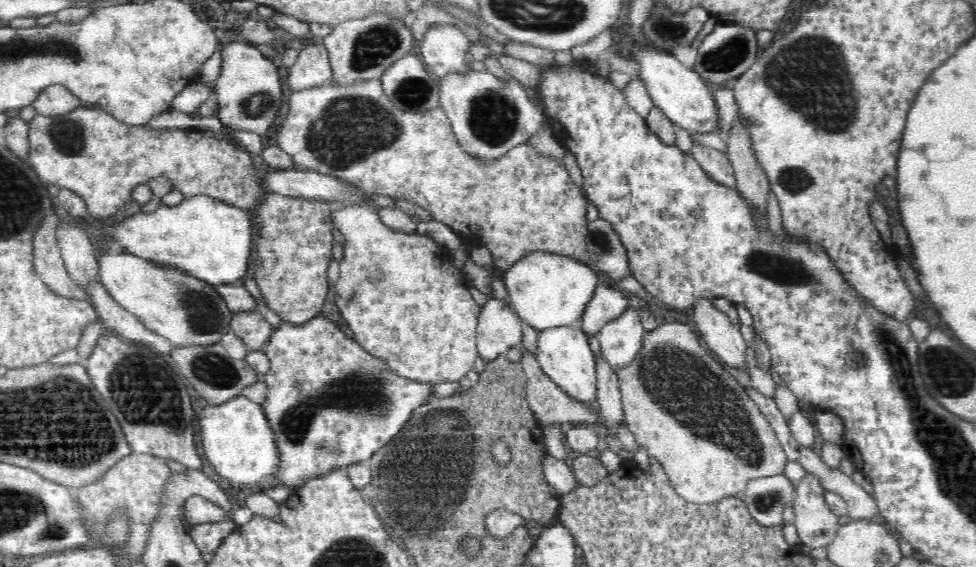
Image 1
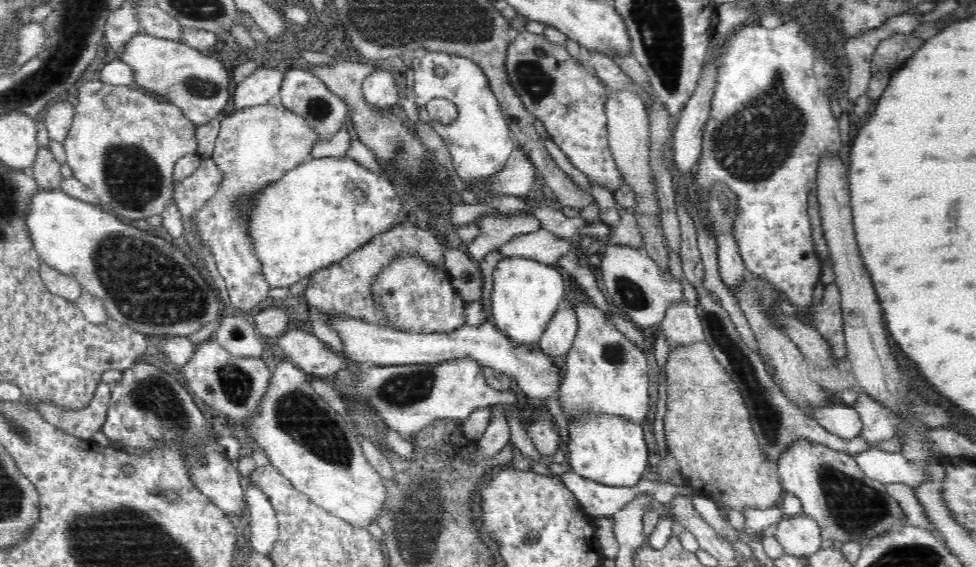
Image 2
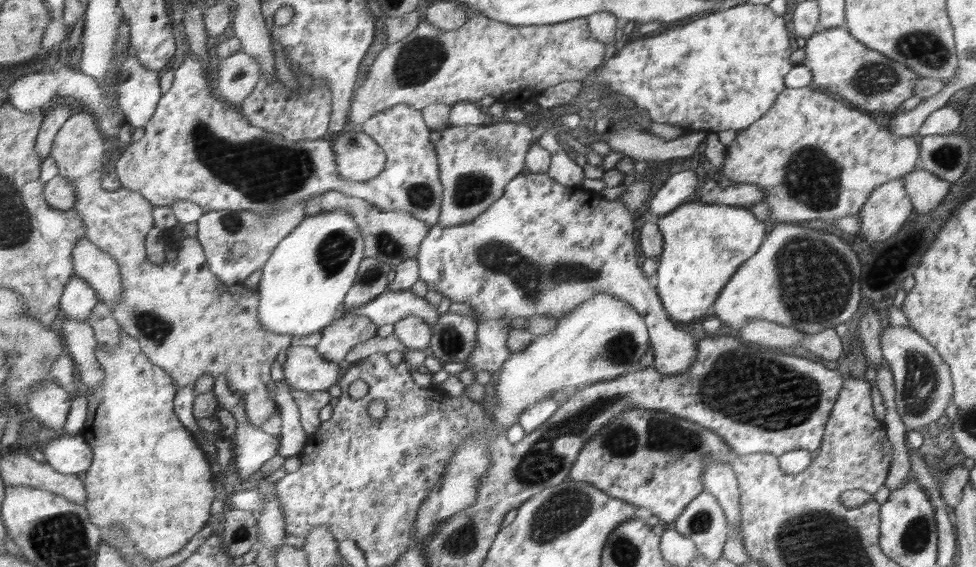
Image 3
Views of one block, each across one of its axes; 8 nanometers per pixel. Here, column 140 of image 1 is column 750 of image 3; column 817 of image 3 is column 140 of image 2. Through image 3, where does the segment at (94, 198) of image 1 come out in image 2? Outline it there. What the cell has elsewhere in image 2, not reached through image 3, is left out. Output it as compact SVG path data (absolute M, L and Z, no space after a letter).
M101 79L82 83L70 130L63 142L66 162L73 177L87 186L107 213L130 220L161 214L174 194L173 168L182 157L198 153L197 125L186 118L181 107L168 101L158 102L129 85L113 85Z

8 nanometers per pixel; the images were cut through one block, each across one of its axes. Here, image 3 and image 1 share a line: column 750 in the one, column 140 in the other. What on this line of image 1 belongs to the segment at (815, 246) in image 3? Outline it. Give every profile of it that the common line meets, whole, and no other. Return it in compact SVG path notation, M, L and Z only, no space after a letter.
M102 254L97 261L99 280L112 299L134 314L151 333L174 342L174 347L214 345L231 332L233 312L214 290L215 285L177 270L159 268L142 257L114 258L114 254Z

